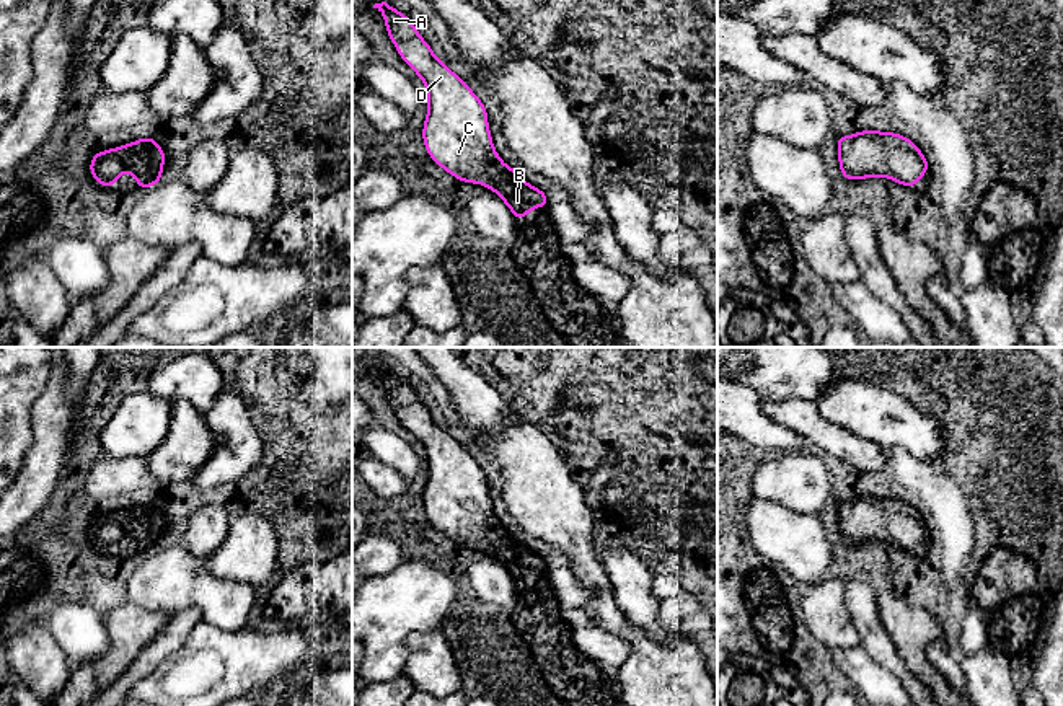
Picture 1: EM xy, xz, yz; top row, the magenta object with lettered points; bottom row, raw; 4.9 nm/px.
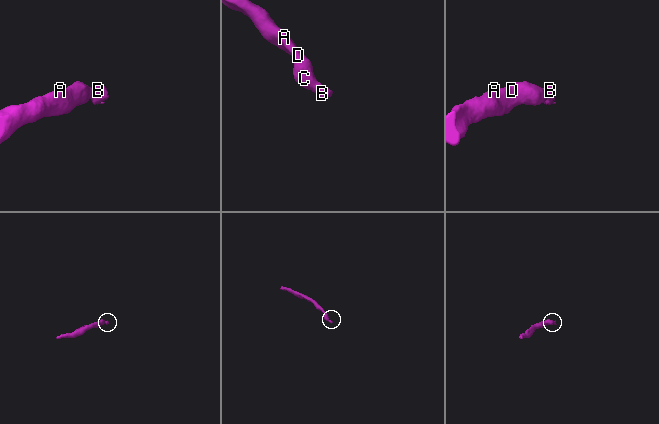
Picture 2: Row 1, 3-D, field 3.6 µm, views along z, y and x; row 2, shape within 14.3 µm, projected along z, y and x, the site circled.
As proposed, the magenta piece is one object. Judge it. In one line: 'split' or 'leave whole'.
leave whole

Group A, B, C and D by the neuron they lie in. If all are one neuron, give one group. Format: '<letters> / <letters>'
A B C D

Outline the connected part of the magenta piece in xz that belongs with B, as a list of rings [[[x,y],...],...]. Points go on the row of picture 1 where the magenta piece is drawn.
[[[386,2],[373,8],[385,15],[398,54],[427,88],[429,111],[422,139],[430,158],[460,181],[492,189],[517,222],[535,207],[548,209],[549,196],[525,183],[499,158],[487,127],[487,111],[476,93],[434,55],[409,18]]]

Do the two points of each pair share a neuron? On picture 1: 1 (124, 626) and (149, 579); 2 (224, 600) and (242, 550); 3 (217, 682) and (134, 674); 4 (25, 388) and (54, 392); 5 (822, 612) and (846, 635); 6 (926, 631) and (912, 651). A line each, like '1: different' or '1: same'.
1: different
2: different
3: different
4: different
5: same
6: same

